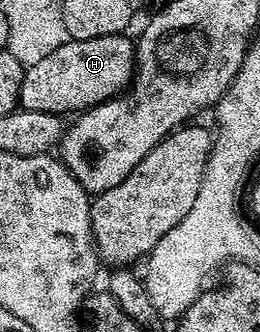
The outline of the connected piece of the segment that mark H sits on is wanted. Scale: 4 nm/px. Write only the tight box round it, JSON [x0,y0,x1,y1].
[19,34,136,114]

